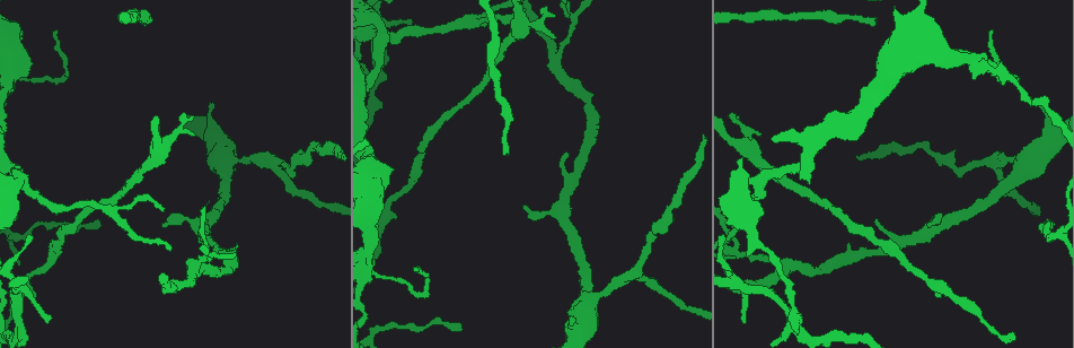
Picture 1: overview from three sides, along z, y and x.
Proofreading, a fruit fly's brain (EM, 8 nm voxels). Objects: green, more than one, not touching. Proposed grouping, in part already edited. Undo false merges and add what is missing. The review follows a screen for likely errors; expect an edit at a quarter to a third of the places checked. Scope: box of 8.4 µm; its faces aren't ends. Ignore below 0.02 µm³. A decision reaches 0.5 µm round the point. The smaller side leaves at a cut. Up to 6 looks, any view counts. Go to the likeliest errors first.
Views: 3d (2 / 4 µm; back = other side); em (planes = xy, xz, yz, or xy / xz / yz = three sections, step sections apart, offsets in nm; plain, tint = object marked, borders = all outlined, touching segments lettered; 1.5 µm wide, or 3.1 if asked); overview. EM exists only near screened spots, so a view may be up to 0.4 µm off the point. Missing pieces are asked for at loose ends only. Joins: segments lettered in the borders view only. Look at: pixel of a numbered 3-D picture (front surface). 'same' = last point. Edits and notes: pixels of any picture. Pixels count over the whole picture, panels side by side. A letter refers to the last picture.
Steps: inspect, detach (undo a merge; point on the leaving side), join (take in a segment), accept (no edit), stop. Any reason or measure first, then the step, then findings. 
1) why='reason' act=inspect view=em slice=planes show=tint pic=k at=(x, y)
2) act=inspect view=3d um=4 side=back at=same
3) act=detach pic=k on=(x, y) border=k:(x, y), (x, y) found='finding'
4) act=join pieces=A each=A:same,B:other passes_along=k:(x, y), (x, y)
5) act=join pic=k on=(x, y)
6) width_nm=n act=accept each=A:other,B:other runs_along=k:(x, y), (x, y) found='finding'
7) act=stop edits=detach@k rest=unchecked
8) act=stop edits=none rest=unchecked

why='sudden change in width' act=inspect view=em slice=planes show=tint pic=1 at=(380, 11)

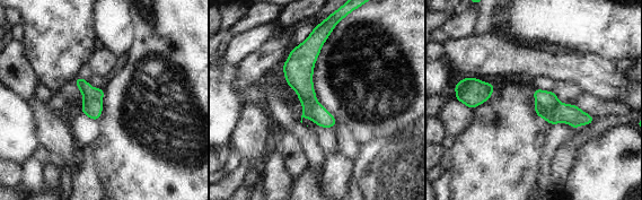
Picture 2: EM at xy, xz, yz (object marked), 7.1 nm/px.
why='see the neighbours' act=inspect view=em slice=planes show=borders at=same

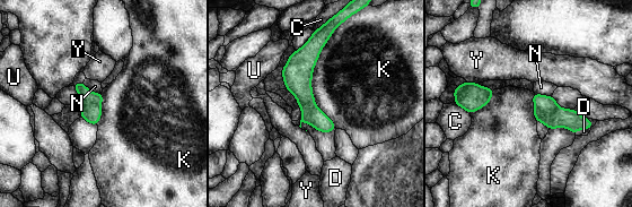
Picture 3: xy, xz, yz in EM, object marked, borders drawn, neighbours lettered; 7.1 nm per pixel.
width_nm=140 act=detach pic=3 on=(297, 78) each=C:other,D:other,K:other,N:other,U:other,Y:other found='two neurons meet here'

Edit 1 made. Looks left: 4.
act=inspect view=overview

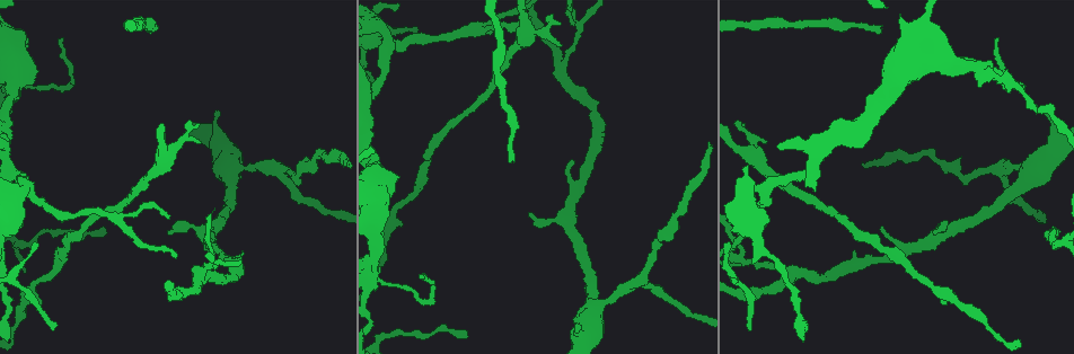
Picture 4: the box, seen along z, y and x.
why='free end' act=inspect view=em slice=yz step=4 show=tint pic=4 at=(528, 216)

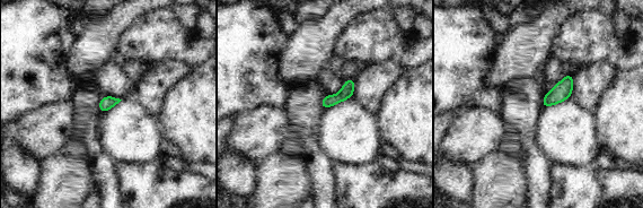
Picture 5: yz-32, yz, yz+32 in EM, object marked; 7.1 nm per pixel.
act=inspect view=em slice=planes show=borders at=same

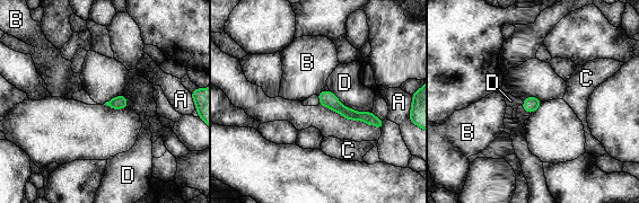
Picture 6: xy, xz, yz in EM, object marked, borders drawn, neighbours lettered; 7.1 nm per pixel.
act=accept each=A:other,B:other,C:other,D:other border=6:(321, 89), (317, 94) found='none of them fits'

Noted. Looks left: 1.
act=stop edits=detach@3 rest=unchecked

